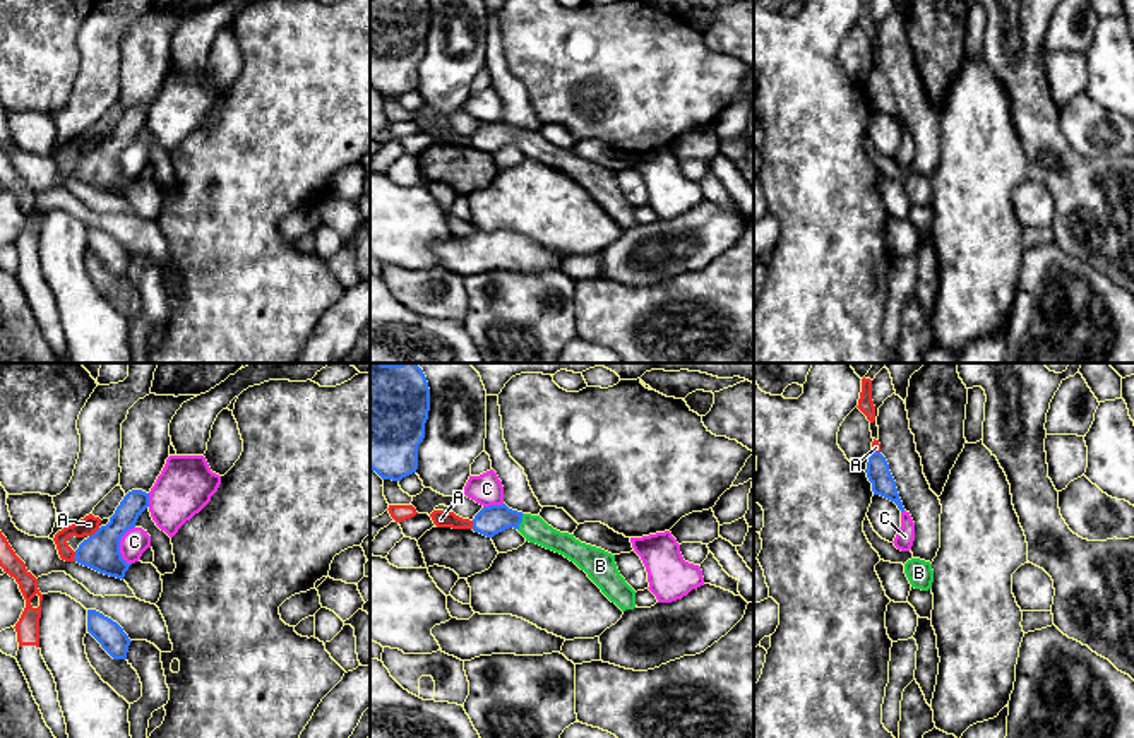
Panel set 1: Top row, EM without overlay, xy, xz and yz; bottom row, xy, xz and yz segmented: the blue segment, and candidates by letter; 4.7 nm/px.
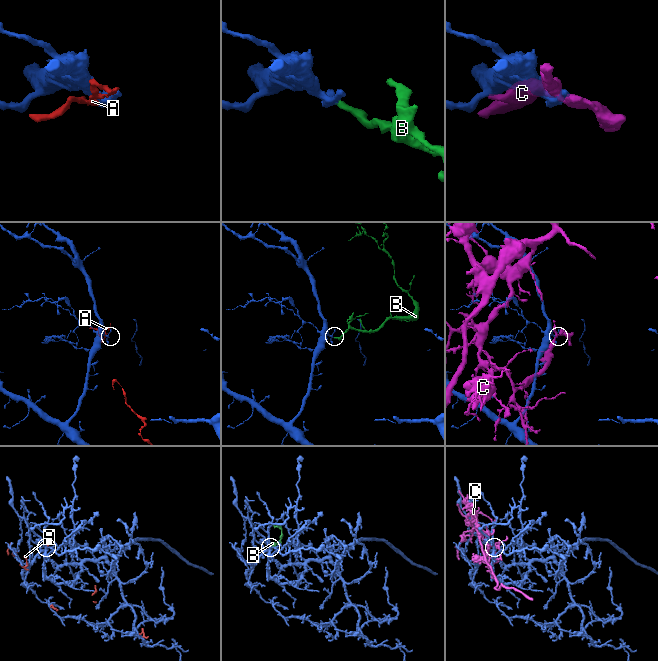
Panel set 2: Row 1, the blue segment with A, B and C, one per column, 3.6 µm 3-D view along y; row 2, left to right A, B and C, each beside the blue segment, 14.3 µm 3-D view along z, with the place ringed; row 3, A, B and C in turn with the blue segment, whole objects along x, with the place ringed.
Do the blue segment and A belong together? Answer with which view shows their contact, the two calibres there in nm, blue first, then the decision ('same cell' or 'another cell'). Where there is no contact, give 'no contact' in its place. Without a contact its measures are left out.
contact in xy; calibres 180 and 90 nm; another cell

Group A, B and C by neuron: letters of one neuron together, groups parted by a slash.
A / B / C

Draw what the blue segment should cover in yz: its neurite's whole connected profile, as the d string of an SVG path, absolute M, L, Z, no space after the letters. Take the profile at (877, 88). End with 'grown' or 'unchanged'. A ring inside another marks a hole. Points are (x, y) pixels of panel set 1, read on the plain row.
M870 68L867 79L867 94L872 99L874 111L880 111L898 122L904 128L903 118L899 115L896 98L889 87L889 80L880 68Z | unchanged

